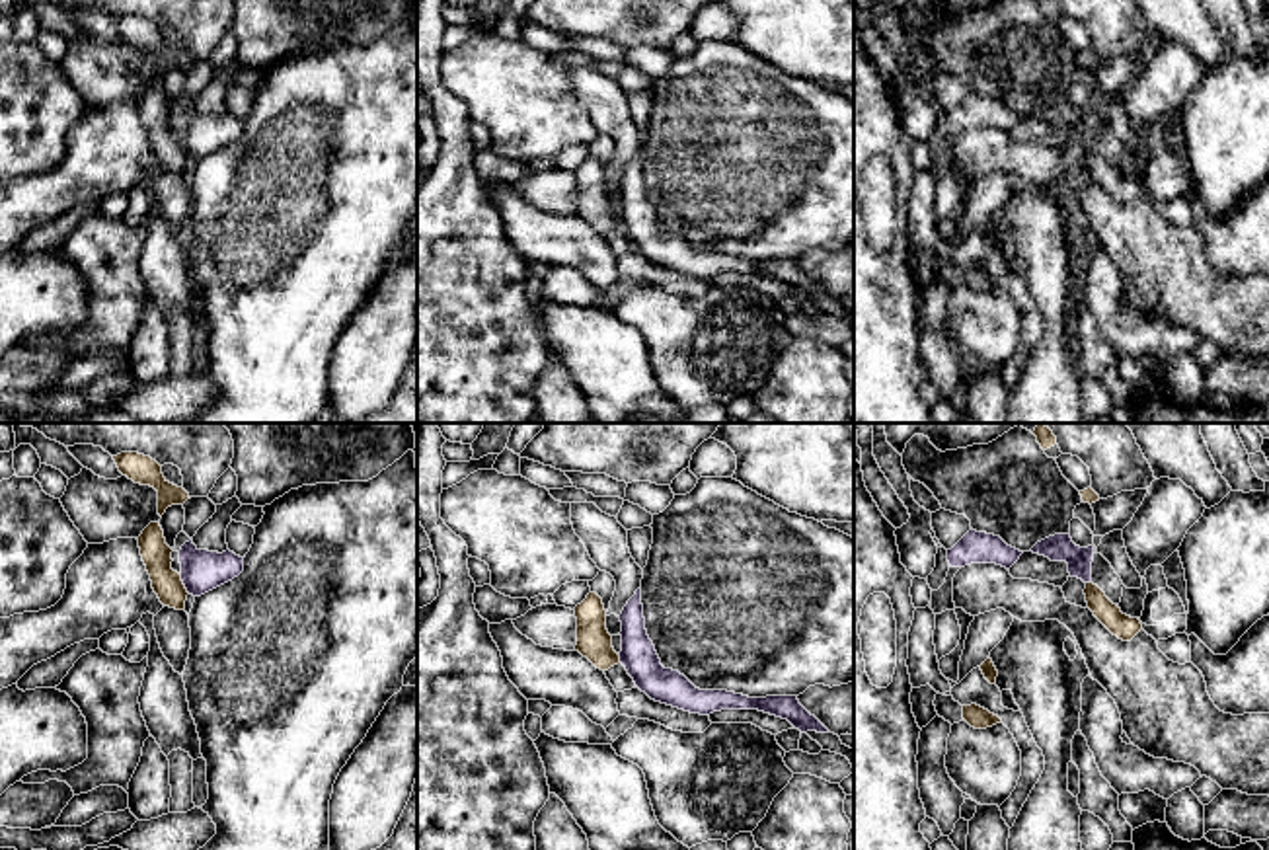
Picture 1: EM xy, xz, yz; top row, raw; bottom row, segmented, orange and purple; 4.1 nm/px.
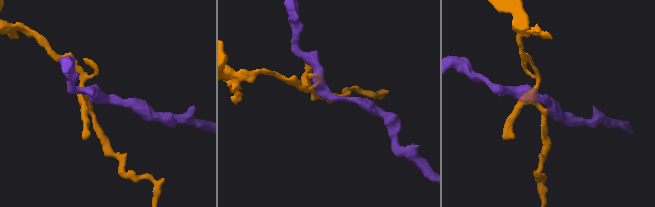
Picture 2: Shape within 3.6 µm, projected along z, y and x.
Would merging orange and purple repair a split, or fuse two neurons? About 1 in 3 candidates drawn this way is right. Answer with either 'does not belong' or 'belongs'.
does not belong

